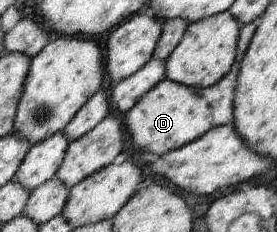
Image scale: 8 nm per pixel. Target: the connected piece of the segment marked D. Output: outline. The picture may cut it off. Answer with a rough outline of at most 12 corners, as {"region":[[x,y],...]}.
{"region":[[242,55],[200,89],[165,79],[126,114],[134,147],[160,157],[233,121]]}

